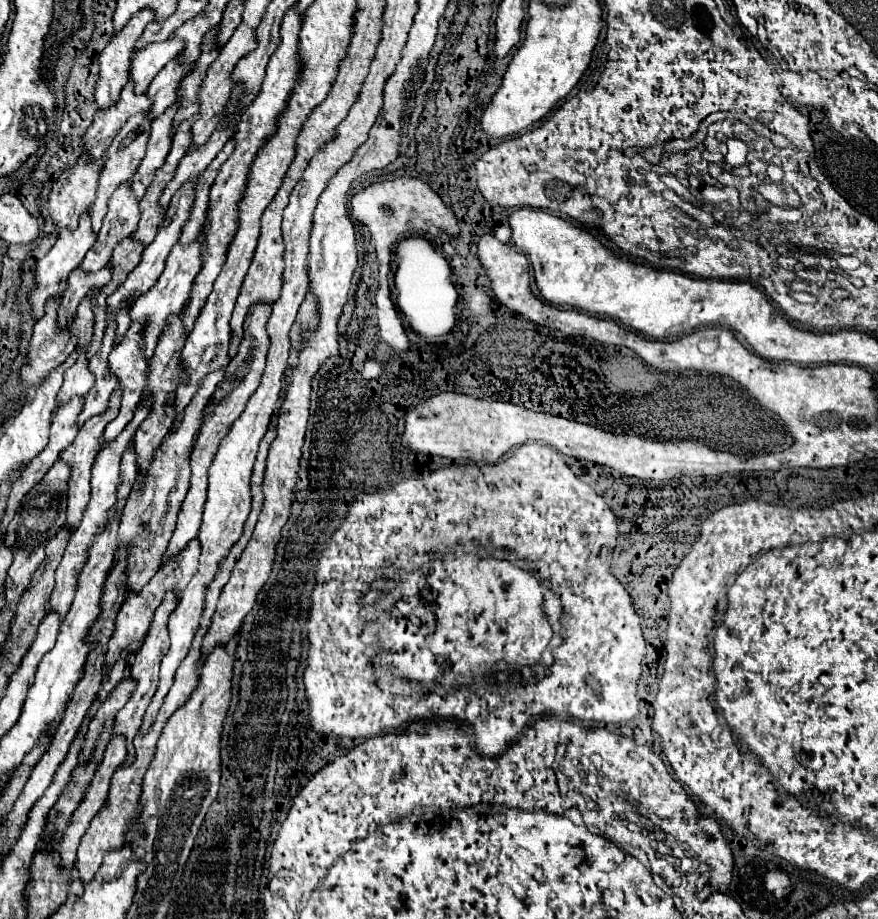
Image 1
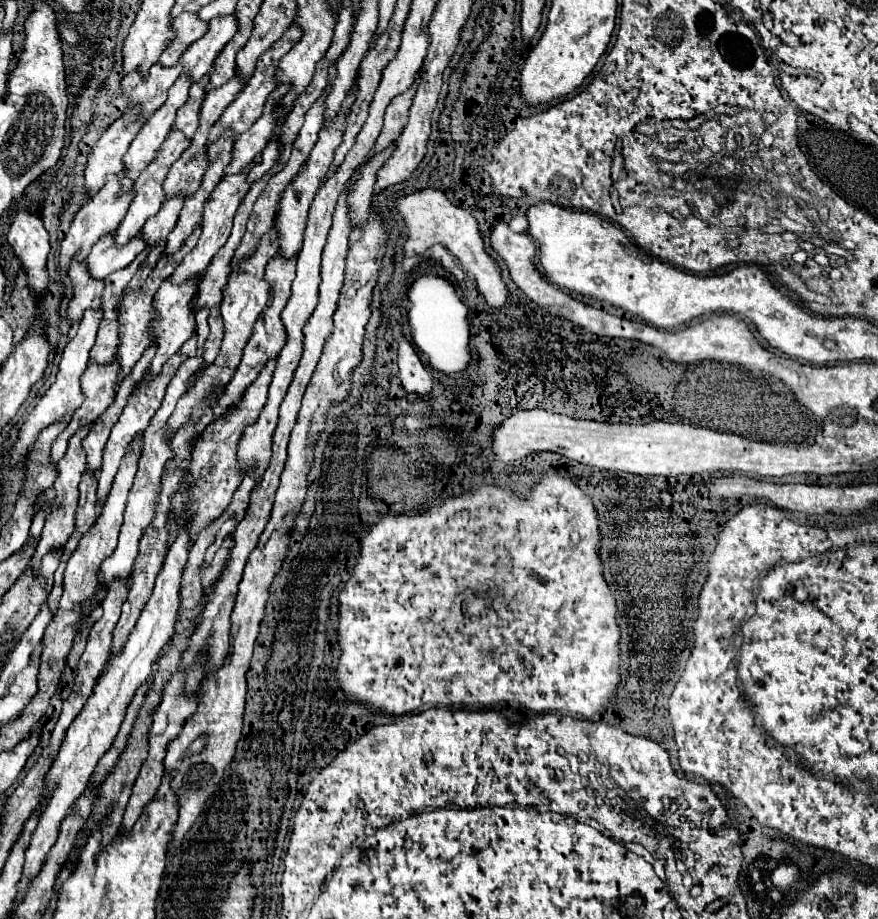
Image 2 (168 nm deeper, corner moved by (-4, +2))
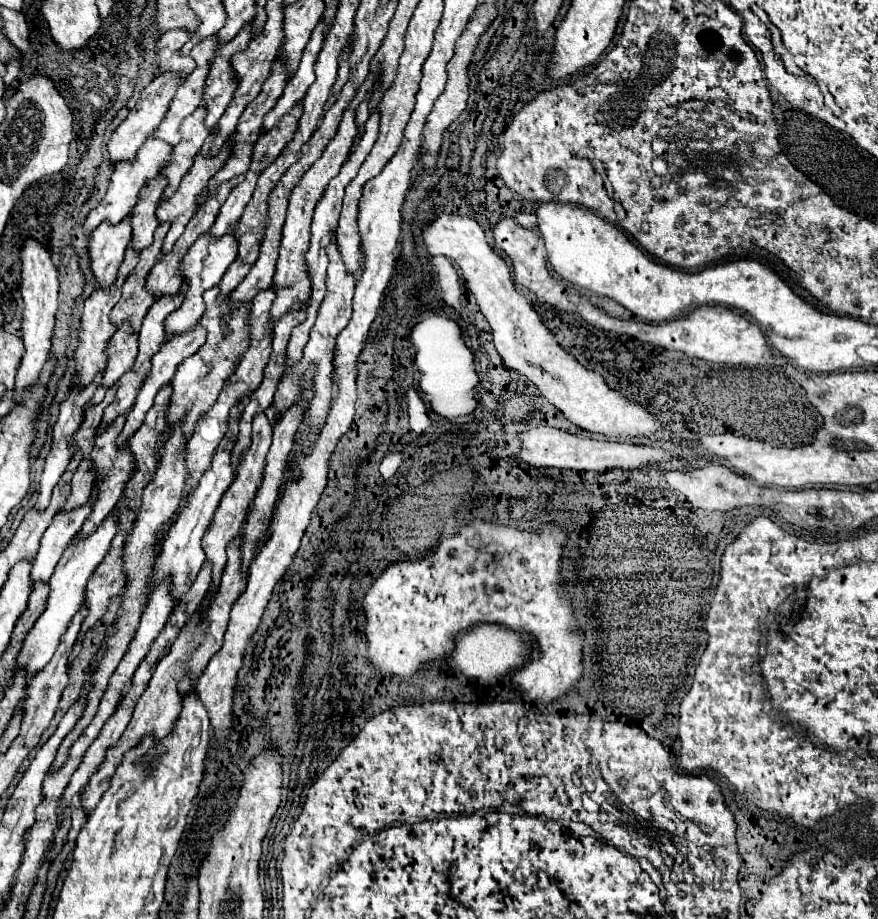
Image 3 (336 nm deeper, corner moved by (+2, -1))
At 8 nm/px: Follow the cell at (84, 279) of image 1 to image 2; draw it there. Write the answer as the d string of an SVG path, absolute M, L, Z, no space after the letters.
M105 235L99 243L91 247L89 257L85 259L87 271L95 279L103 279L113 271L125 269L145 249L145 243L139 237L131 239L125 247L115 247L111 239L113 235Z

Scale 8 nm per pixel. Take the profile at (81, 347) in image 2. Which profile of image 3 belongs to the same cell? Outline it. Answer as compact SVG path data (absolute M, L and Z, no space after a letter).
M127 246L125 250L125 260L119 268L119 276L117 280L107 288L97 288L87 300L85 300L85 310L83 310L83 316L81 316L81 336L79 336L79 348L75 350L75 362L77 362L77 374L73 378L73 384L79 384L81 388L85 384L89 384L95 374L99 374L103 368L105 368L105 358L107 358L107 344L111 340L111 336L117 332L117 326L113 326L111 322L111 310L113 306L117 304L117 300L121 298L121 286L125 282L125 278L131 274L131 270L137 266L139 262L139 254L133 250L133 246Z

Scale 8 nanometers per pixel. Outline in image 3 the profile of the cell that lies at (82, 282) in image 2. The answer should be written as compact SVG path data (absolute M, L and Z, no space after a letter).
M129 216L119 224L103 222L97 230L93 230L93 238L89 242L89 258L99 288L111 286L115 282L117 270L123 262L123 252L129 244L129 234Z

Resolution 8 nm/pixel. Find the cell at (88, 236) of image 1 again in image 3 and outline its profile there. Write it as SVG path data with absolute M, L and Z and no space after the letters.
M149 136L133 160L125 160L115 166L115 174L113 174L113 180L107 188L107 196L95 210L91 210L91 214L85 220L85 228L95 230L103 220L111 220L113 224L119 224L129 214L129 210L133 210L133 202L137 202L137 194L139 194L141 186L145 186L145 180L157 176L159 170L165 168L165 164L169 162L171 154L173 154L173 146Z

